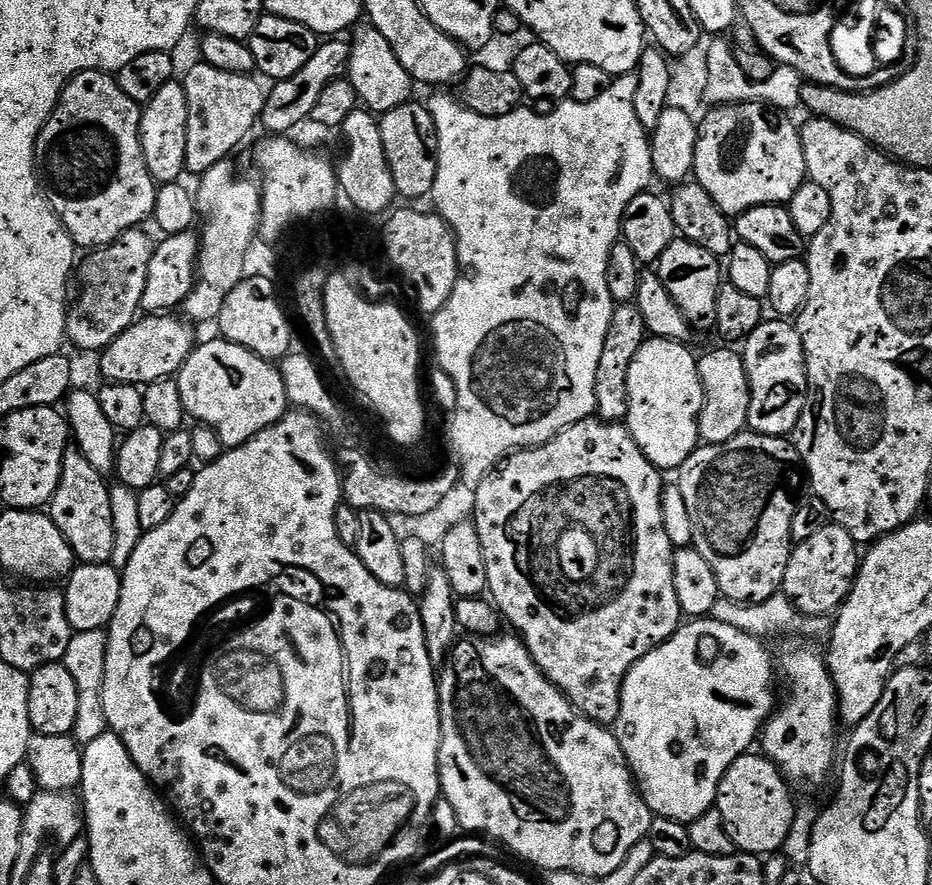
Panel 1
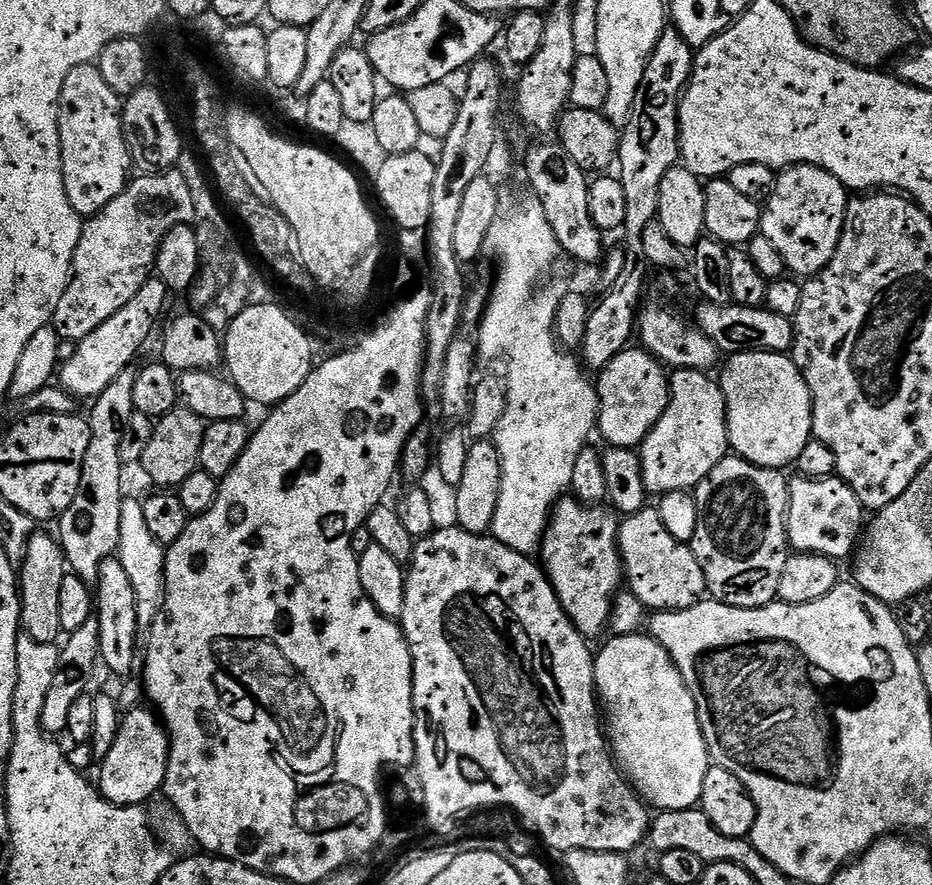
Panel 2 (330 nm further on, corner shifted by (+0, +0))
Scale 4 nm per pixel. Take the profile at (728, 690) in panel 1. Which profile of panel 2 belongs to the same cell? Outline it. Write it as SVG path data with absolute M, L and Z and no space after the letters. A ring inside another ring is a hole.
M613 635L611 639L601 652L595 653L594 678L598 704L610 729L610 751L620 771L653 809L665 812L697 807L702 782L706 782L710 767L710 757L702 726L698 722L696 703L682 674L668 657L668 651L661 648L651 635Z

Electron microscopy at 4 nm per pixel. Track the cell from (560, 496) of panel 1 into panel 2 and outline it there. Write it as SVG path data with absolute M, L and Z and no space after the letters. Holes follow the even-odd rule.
M579 498L568 499L561 499L552 510L538 549L538 560L570 622L585 638L593 638L609 627L616 597L626 580L624 560L620 557L621 521L611 507L600 508L604 506L593 506Z

